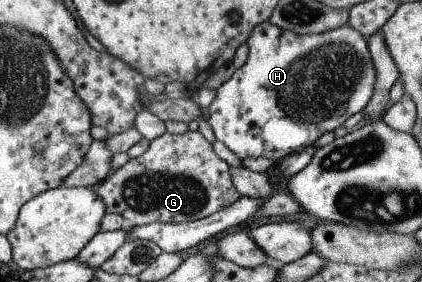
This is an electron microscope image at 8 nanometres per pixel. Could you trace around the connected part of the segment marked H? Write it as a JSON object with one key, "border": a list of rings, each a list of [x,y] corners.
{"border":[[[265,21],[256,24],[248,34],[247,40],[247,58],[240,68],[235,69],[228,81],[225,81],[218,89],[215,90],[215,98],[206,106],[204,118],[211,126],[214,140],[219,140],[229,152],[232,152],[240,159],[246,158],[270,158],[277,163],[284,156],[297,153],[304,148],[311,147],[321,134],[331,134],[335,128],[348,126],[353,120],[361,115],[363,107],[369,102],[373,94],[374,83],[376,82],[376,72],[371,57],[368,53],[366,40],[360,32],[352,29],[349,25],[323,31],[319,34],[298,35],[291,31],[281,30],[279,27]]]}

